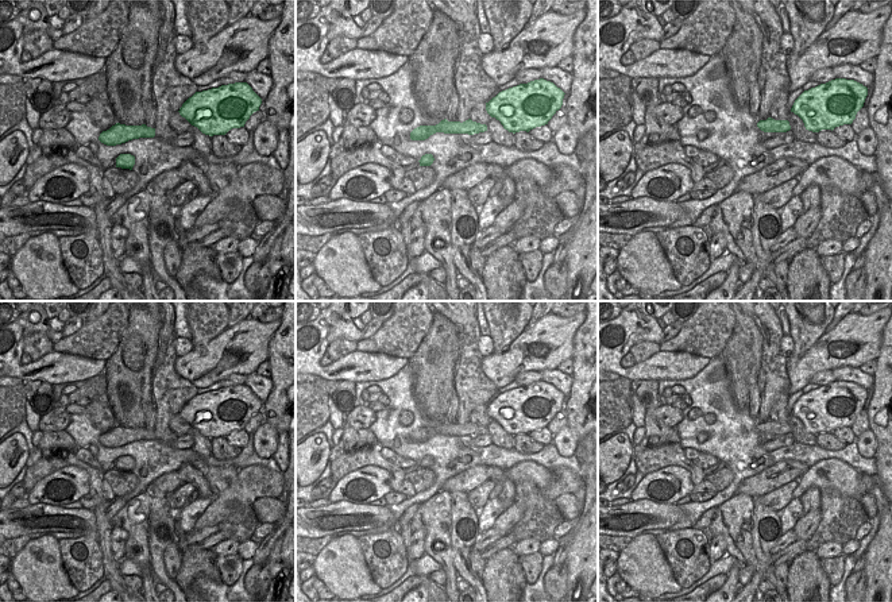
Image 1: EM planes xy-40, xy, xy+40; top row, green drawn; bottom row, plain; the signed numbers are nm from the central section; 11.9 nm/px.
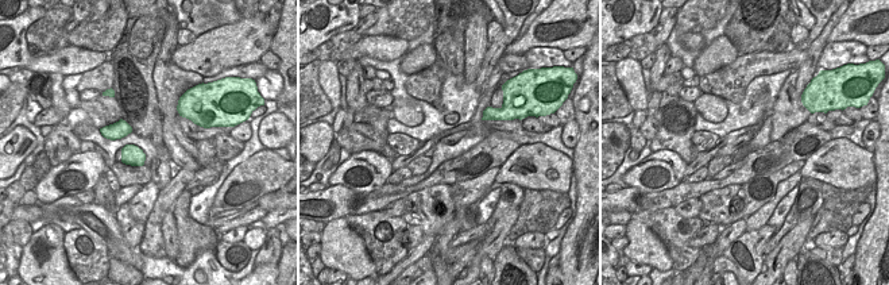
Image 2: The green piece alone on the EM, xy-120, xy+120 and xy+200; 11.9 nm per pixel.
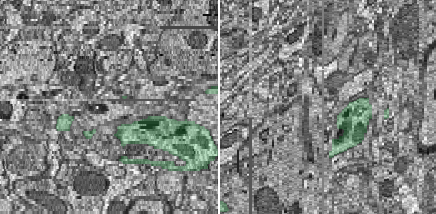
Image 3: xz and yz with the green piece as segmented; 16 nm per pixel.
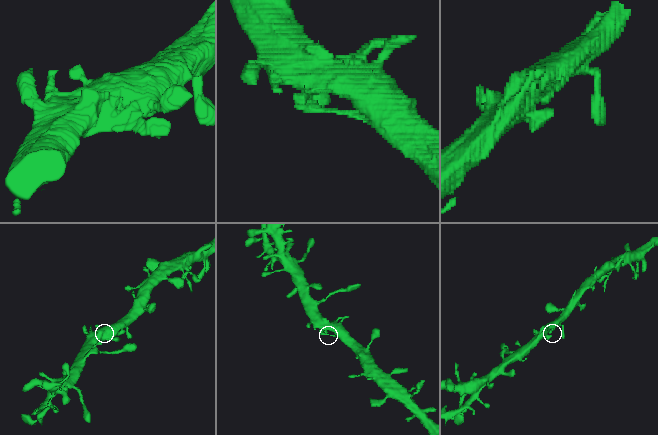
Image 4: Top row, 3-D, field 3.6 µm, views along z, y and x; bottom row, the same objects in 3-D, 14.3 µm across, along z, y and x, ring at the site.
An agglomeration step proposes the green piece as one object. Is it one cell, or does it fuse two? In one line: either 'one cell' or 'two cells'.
one cell

